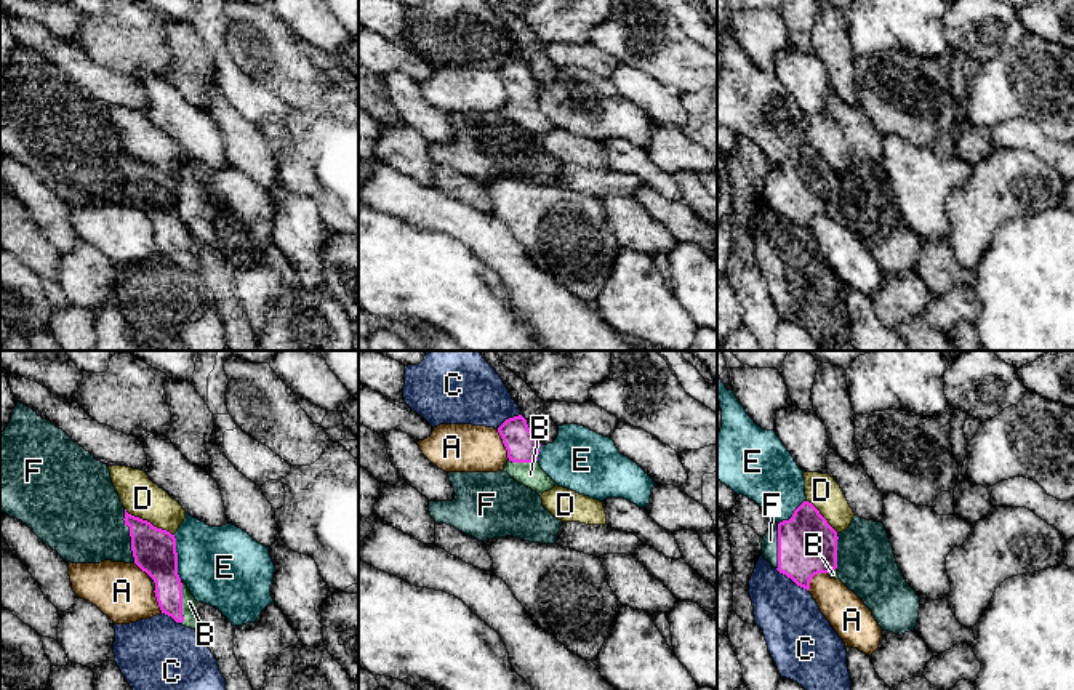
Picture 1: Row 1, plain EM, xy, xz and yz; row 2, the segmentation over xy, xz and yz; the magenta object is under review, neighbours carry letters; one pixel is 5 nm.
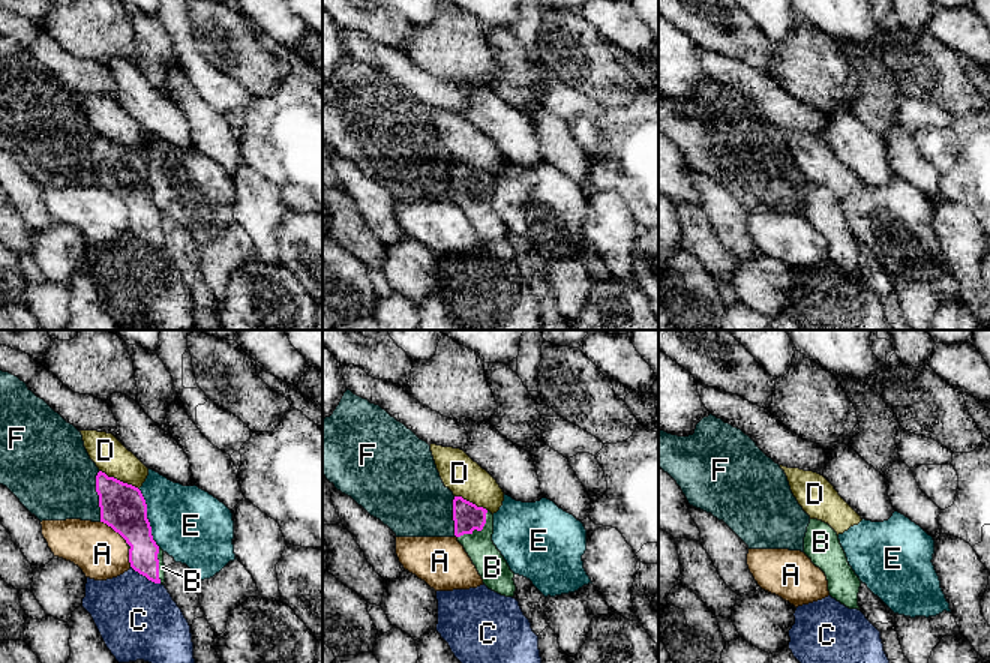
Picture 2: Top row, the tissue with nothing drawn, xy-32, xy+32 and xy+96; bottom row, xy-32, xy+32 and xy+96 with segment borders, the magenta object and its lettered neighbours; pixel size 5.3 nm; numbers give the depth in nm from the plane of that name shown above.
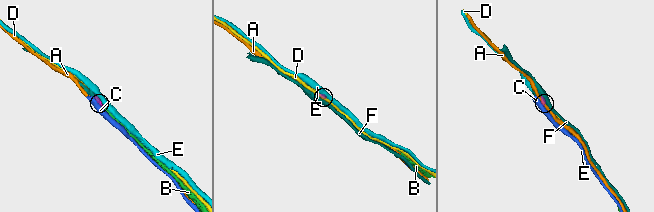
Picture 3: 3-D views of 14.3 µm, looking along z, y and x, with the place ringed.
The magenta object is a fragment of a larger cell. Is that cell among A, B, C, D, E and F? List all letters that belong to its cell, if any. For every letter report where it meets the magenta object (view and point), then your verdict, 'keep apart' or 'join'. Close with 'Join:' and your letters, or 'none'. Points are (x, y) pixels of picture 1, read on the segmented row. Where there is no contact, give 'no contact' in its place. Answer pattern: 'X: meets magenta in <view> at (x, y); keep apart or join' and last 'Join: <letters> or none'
A: meets magenta in xz at (503, 442); keep apart
B: meets magenta in xy at (181, 602); join
C: meets magenta in yz at (791, 578); keep apart
D: meets magenta in xy at (149, 522); keep apart
E: meets magenta in xy at (176, 557); keep apart
F: meets magenta in xy at (130, 535); keep apart
Join: B

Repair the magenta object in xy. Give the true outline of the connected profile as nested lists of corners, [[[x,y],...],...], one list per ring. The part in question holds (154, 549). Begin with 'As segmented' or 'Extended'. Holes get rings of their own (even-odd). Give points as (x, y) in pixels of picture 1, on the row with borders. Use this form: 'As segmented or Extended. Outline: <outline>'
Extended. Outline: [[[125,509],[134,564],[149,575],[162,613],[197,631],[197,600],[178,575],[176,538]]]

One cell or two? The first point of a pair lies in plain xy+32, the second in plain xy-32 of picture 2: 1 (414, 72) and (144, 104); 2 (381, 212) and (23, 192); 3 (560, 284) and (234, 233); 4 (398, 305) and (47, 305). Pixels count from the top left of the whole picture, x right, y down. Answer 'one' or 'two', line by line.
1: two
2: one
3: one
4: one

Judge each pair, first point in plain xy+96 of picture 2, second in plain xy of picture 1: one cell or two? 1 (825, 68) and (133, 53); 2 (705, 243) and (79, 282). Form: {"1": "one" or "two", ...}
{"1": "one", "2": "two"}

